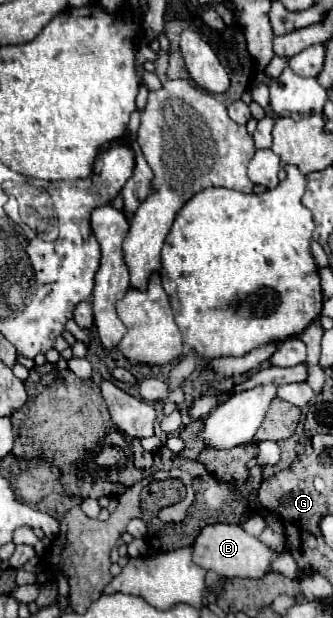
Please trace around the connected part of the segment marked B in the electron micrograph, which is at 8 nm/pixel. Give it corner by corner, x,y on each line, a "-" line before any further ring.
232,524
206,526
194,542
196,564
226,578
254,578
254,580
262,578
272,570
272,562
280,554
282,552
266,546
256,536
250,536
240,526
232,526

